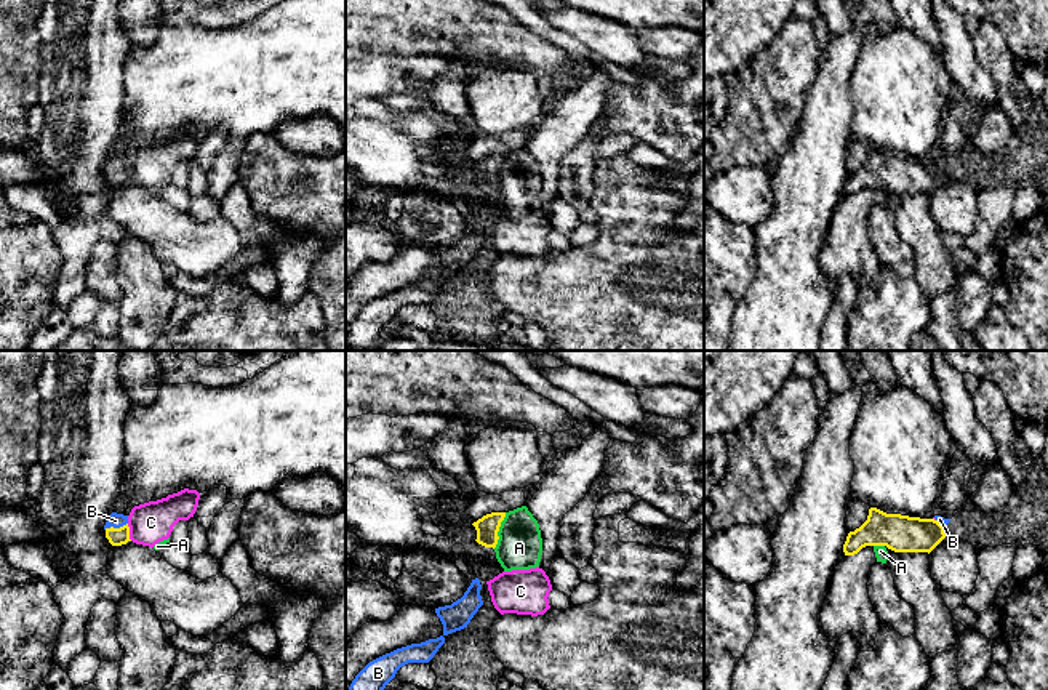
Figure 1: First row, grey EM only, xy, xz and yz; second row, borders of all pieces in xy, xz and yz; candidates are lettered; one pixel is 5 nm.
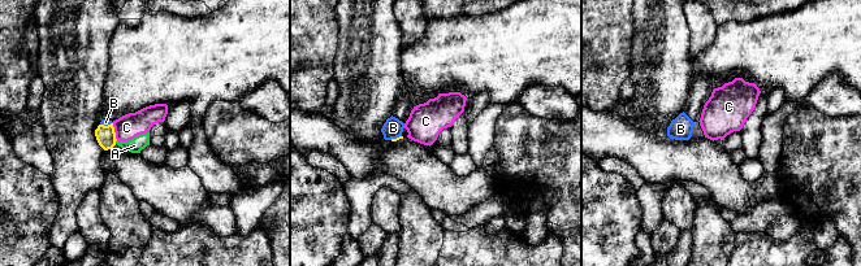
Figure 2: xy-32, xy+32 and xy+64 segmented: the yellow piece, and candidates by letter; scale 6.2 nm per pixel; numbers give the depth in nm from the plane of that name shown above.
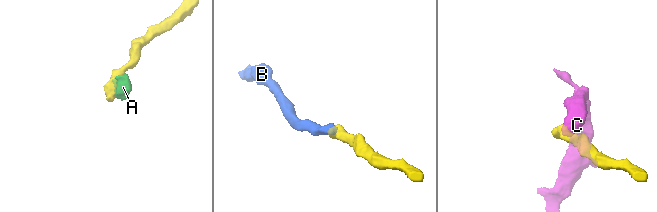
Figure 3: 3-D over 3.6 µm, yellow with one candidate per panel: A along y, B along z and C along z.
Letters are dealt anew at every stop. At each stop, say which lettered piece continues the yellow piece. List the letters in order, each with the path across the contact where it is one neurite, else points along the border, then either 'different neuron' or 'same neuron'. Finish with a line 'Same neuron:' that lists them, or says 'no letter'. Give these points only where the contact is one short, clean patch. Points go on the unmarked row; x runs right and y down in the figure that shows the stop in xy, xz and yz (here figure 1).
A: along xz (506, 154), (498, 173), (498, 184), (493, 189) | different neuron
B: across xy (117, 178), (116, 170), (116, 162) | same neuron
C: different neuron
Same neuron: B

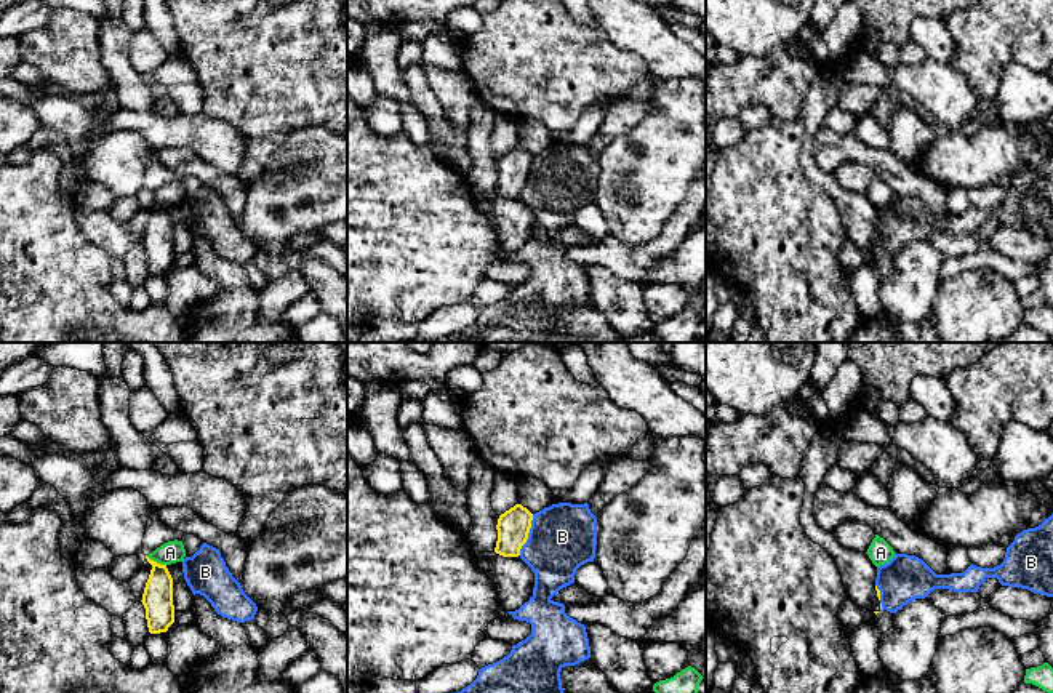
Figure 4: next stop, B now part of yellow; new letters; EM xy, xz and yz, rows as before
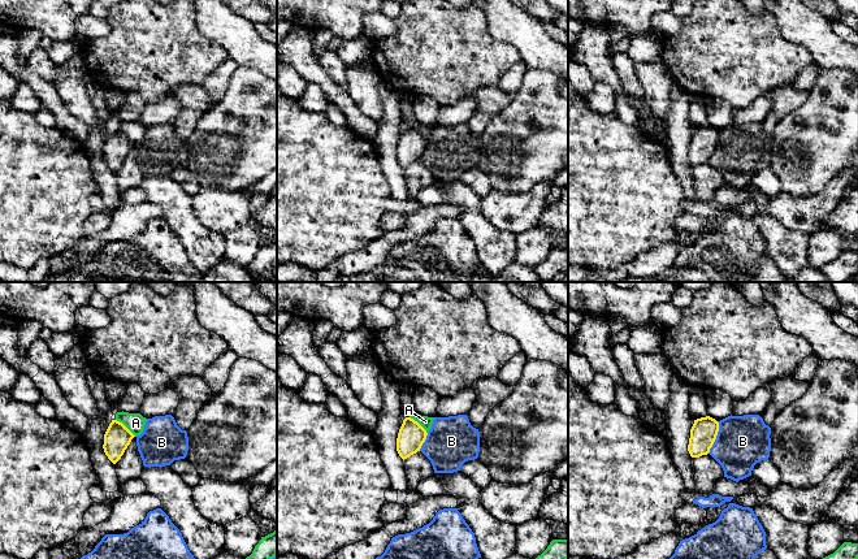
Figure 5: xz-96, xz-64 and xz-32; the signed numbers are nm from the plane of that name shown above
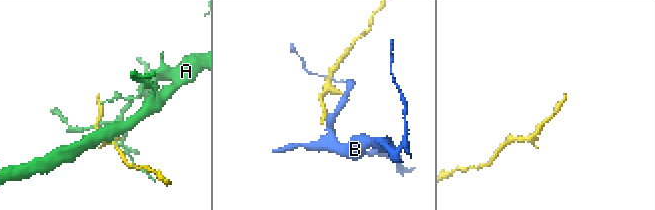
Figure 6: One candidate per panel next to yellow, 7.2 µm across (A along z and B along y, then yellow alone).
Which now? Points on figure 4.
A: along xy (146, 197), (165, 207) | different neuron
B: along xz (533, 156), (528, 180), (519, 196) | different neuron
Same neuron: no letter

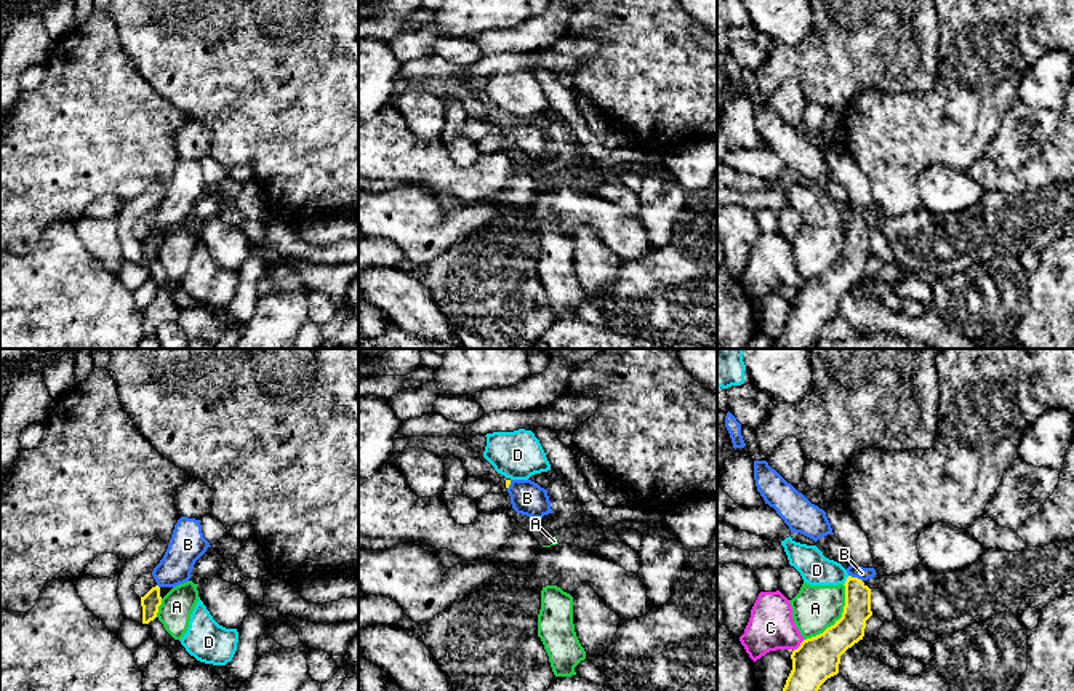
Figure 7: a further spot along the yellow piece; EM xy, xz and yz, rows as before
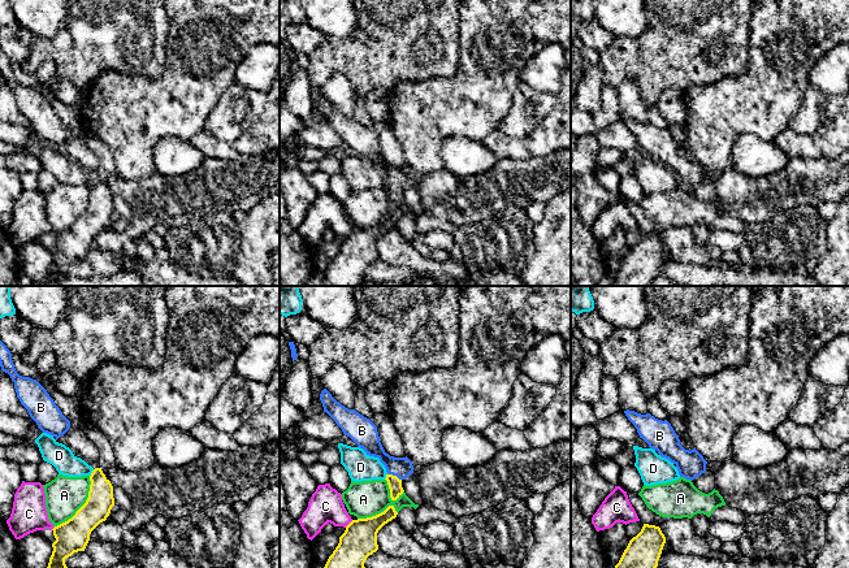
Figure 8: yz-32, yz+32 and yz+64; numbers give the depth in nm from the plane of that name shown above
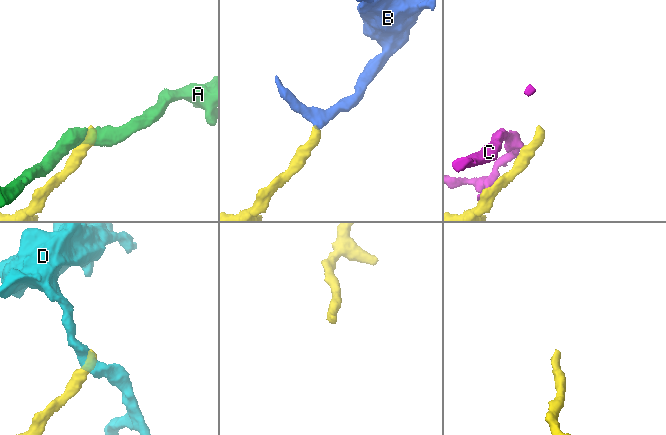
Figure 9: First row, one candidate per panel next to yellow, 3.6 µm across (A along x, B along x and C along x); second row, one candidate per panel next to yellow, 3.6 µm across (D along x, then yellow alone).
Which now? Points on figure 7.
A: along yz (844, 226), (842, 256), (821, 274), (804, 282) | different neuron
B: across yz (850, 269), (855, 256), (855, 219), (861, 215) | same neuron
C: different neuron
D: along yz (849, 218), (844, 226) | different neuron
Same neuron: B

